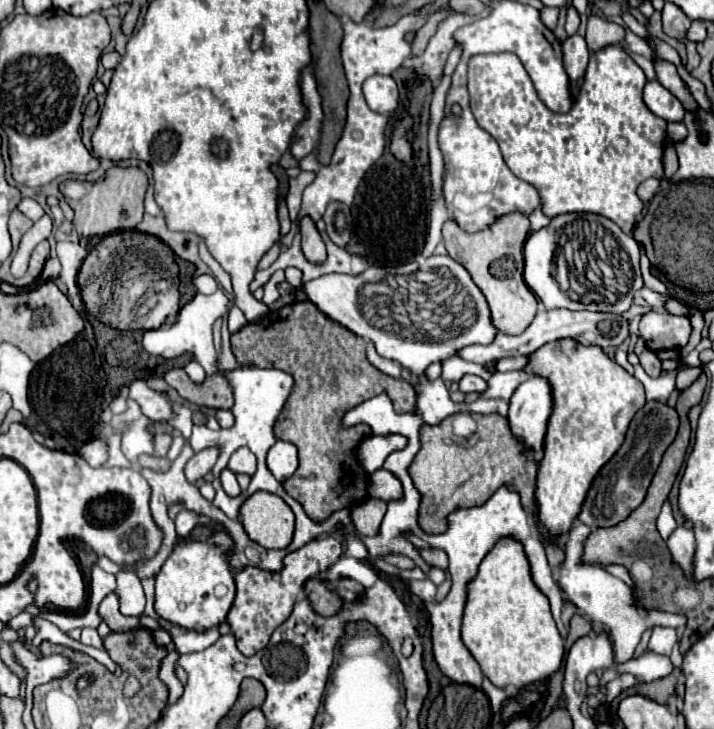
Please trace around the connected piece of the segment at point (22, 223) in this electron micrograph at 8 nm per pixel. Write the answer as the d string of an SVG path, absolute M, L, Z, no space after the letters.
M13 210L11 212L11 218L9 218L9 234L11 234L11 242L13 246L19 244L21 236L31 228L31 220L25 218L19 210Z

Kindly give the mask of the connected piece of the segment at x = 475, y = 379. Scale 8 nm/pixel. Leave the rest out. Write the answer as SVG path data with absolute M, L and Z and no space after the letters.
M467 374L467 376L463 376L463 378L459 380L459 388L461 388L461 392L465 392L465 394L469 394L469 392L479 392L479 394L483 394L483 392L487 390L487 382L485 382L483 378L479 378L479 376Z

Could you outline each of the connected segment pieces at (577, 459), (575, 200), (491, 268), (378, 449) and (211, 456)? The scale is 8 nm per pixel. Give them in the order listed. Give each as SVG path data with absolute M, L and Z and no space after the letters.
M573 338L541 346L527 356L523 370L545 378L551 386L553 412L547 422L535 498L543 528L557 536L571 530L591 480L623 444L629 422L645 404L645 390L635 376L627 374L601 348L581 346Z
M607 46L593 52L585 72L581 92L567 114L553 114L537 96L533 82L515 54L485 54L469 62L471 112L477 124L499 144L509 170L539 190L543 212L559 216L565 212L593 212L613 220L625 234L633 234L643 202L637 198L637 186L653 176L663 176L663 138L667 122L655 116L643 102L643 70L629 58L621 46Z
M503 214L487 230L467 234L455 220L447 220L443 226L443 244L453 260L463 264L473 282L481 288L491 308L493 324L503 334L521 334L537 312L537 298L523 280L523 242L529 234L527 214Z
M387 434L387 436L365 436L357 448L359 464L367 474L379 470L385 462L385 458L391 452L399 452L407 446L407 438L403 434Z
M207 448L207 450L195 454L195 456L187 462L187 466L185 466L187 482L195 484L199 478L203 478L203 476L213 468L215 460L217 460L217 450L215 450L215 448Z

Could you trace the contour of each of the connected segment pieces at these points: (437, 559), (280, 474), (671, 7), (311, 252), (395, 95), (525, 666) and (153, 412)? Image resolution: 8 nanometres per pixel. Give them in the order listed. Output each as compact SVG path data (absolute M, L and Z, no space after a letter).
M421 550L421 556L435 568L447 568L447 554L443 550Z
M277 440L267 454L267 468L279 482L285 482L297 470L297 448L291 442Z
M665 2L665 8L661 14L663 14L663 32L671 38L683 40L687 36L691 20L671 2Z
M303 216L299 226L301 226L299 232L301 232L301 238L303 238L303 242L301 242L303 254L311 262L323 262L325 260L325 244L323 244L323 240L321 240L317 228L315 228L315 222L311 222L311 218Z
M371 76L363 82L363 94L371 110L379 114L393 114L399 108L399 86L391 76Z
M501 538L479 564L477 576L467 584L461 640L481 666L483 674L499 688L505 688L507 684L523 688L537 680L545 680L559 670L565 652L563 638L557 632L547 596L535 586L535 582L531 582L531 566L527 562L527 554L523 554L523 546L519 546L515 538Z
M133 380L129 386L129 398L133 398L141 412L155 420L155 422L165 422L175 418L175 410L173 410L173 402L165 392L157 392L151 390L143 380Z

